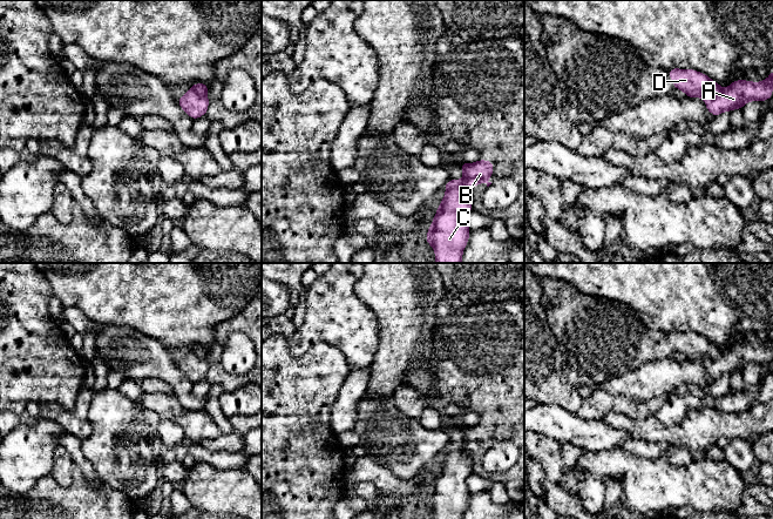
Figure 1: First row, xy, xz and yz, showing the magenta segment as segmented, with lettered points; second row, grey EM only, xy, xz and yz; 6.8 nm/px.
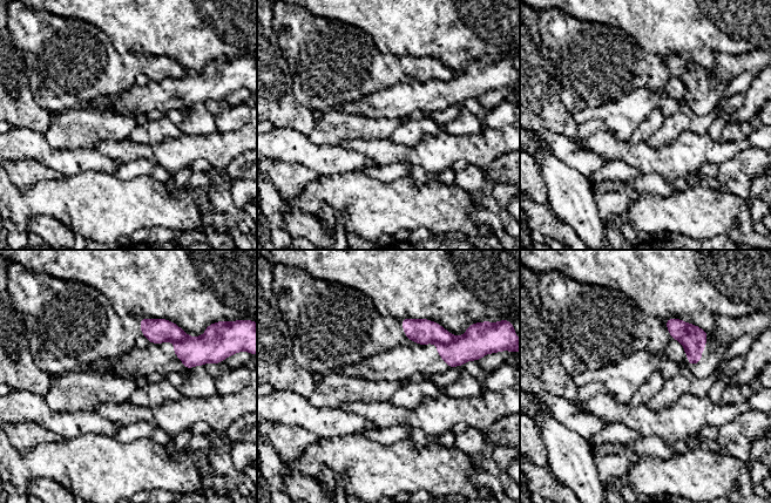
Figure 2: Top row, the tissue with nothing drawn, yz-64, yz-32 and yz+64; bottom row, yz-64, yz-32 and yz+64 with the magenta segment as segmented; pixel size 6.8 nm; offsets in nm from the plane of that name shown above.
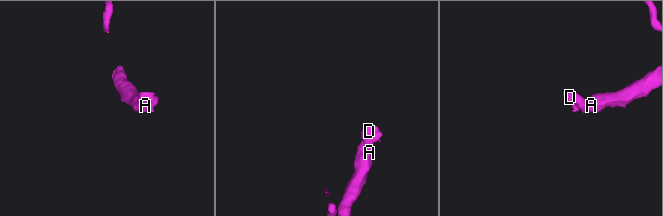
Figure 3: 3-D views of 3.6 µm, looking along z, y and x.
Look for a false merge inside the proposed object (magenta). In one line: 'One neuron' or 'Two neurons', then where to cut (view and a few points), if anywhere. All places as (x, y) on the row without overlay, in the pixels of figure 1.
Two neurons. Split along yz (721, 352), (714, 358), (706, 358), (704, 361)

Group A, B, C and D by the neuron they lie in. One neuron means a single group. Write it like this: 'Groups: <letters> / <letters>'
Groups: A C / B D

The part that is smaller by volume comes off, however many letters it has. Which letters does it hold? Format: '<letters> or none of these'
B, D

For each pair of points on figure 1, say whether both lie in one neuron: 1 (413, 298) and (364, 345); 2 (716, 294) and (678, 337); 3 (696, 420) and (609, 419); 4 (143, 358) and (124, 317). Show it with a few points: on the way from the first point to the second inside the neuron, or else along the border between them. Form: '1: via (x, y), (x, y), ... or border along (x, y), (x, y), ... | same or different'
1: border along (367, 307), (378, 324), (379, 345), (374, 358) | different
2: border along (656, 329), (663, 331), (693, 331), (709, 341) | different
3: via (675, 431), (635, 429), (630, 425) | same
4: border along (102, 324), (131, 327), (155, 338) | different

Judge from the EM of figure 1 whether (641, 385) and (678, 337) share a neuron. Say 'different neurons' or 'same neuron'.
different neurons

